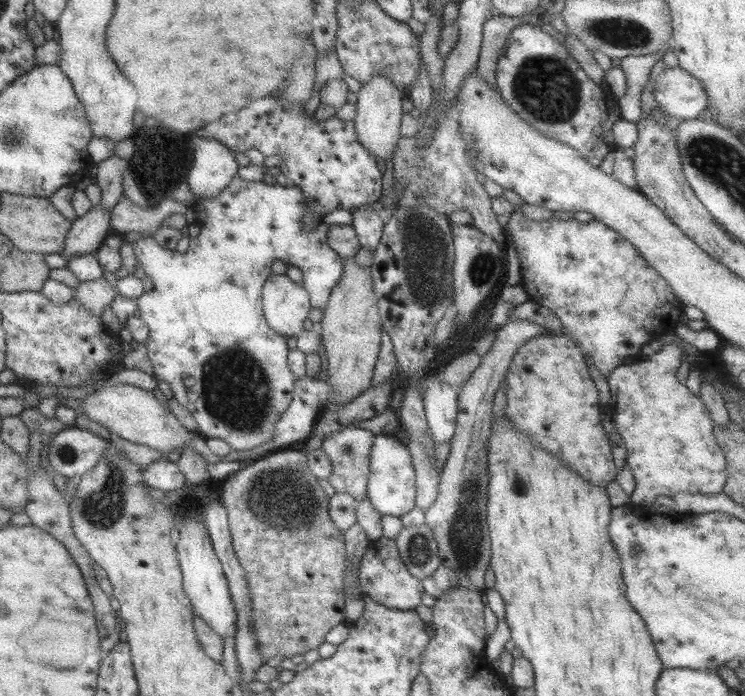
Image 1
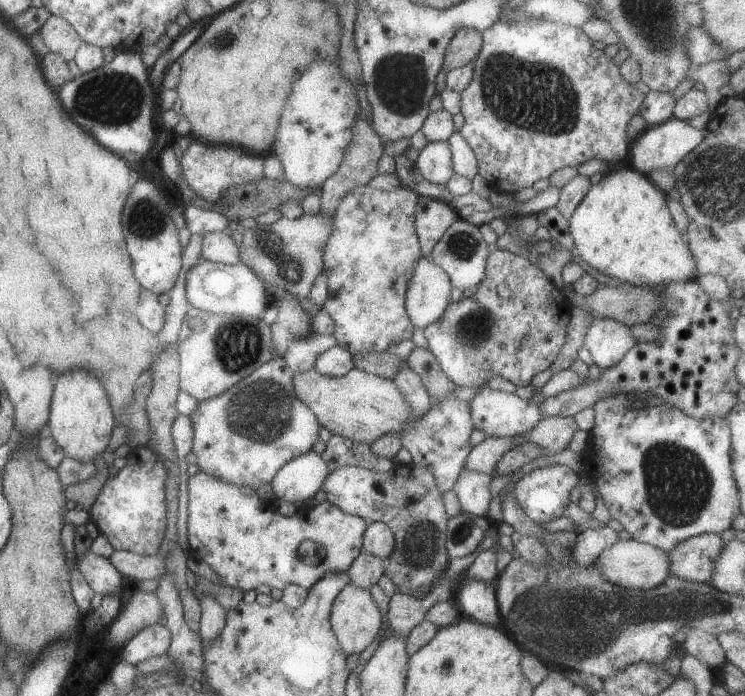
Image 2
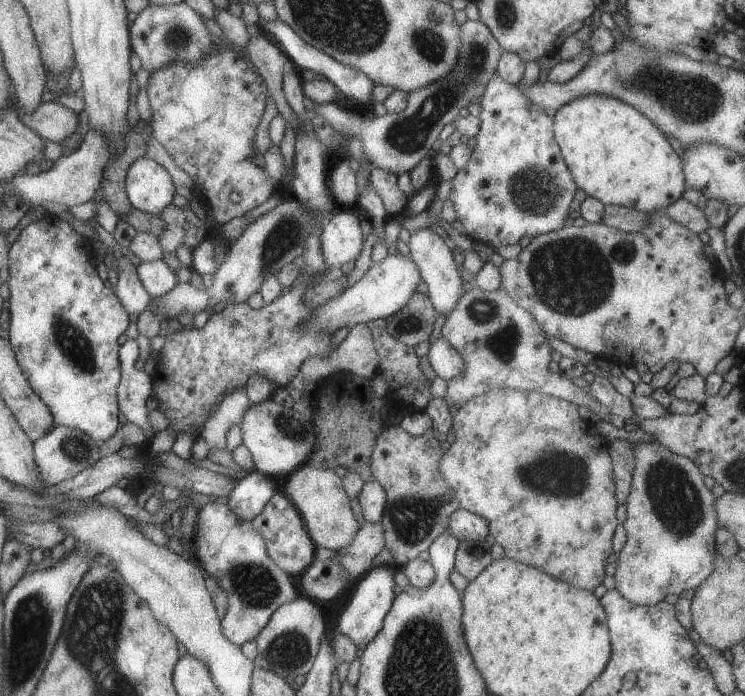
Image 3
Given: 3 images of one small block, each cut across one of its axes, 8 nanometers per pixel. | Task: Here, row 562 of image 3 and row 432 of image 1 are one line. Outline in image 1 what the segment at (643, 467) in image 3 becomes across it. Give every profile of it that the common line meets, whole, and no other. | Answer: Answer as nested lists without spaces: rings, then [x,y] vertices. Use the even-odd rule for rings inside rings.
[[[671,341],[655,354],[647,356],[646,360],[620,364],[606,376],[611,398],[609,404],[613,407],[613,423],[623,440],[625,460],[634,478],[634,489],[629,496],[629,503],[633,505],[649,508],[657,496],[672,497],[680,492],[717,494],[722,492],[726,479],[726,462],[712,431],[714,423],[698,395],[691,394],[675,377],[681,356],[685,355],[678,344],[679,341]]]

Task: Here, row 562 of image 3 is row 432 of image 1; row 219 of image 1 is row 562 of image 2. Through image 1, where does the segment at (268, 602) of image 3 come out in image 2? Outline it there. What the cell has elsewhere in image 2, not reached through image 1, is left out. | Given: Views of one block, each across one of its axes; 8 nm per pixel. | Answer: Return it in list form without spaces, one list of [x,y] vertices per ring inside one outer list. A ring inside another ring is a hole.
[[[201,470],[194,476],[189,476],[187,493],[188,552],[196,561],[205,562],[217,574],[224,586],[238,588],[245,592],[263,584],[269,589],[275,588],[281,591],[287,584],[292,583],[308,590],[323,576],[348,571],[352,561],[363,551],[362,535],[367,529],[368,522],[342,512],[328,501],[317,504],[313,508],[301,508],[287,518],[276,512],[274,505],[261,500],[255,489],[214,478]],[[304,541],[312,541],[325,548],[326,557],[322,563],[314,565],[300,561],[298,547]]]

